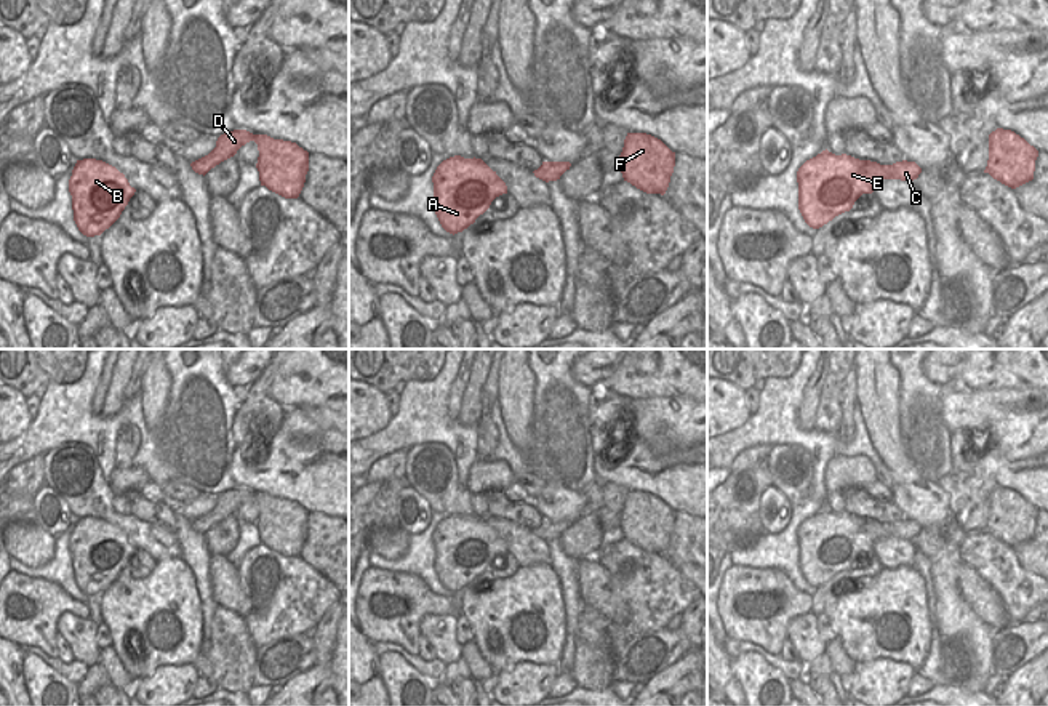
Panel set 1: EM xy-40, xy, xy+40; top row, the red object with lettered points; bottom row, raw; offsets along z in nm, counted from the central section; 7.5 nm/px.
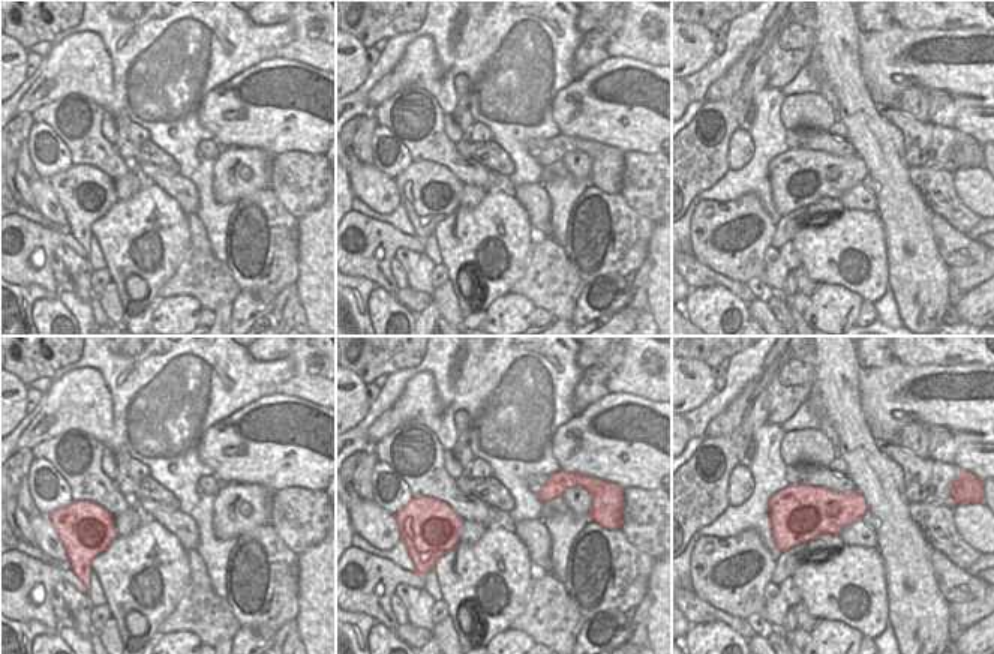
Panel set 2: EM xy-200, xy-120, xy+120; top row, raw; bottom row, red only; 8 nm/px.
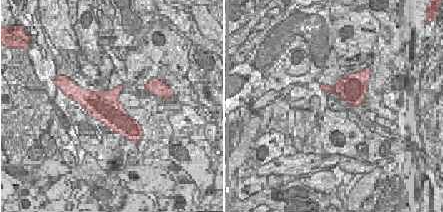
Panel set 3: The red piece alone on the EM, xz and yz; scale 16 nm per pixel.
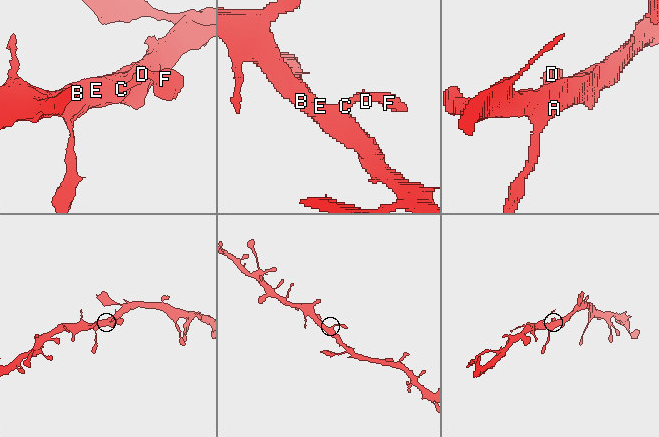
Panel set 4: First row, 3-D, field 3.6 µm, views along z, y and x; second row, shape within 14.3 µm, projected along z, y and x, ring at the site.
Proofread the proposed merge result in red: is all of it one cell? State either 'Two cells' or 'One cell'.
One cell

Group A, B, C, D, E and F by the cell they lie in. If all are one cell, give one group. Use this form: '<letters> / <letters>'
A B C D E F

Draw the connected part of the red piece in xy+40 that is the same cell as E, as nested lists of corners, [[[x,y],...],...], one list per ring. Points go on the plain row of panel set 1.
[[[827,507],[806,519],[797,530],[798,568],[805,581],[819,588],[850,570],[862,552],[872,552],[880,538],[914,540],[922,532],[915,520],[880,523]]]

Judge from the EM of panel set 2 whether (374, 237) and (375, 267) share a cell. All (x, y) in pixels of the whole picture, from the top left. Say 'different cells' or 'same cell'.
same cell

